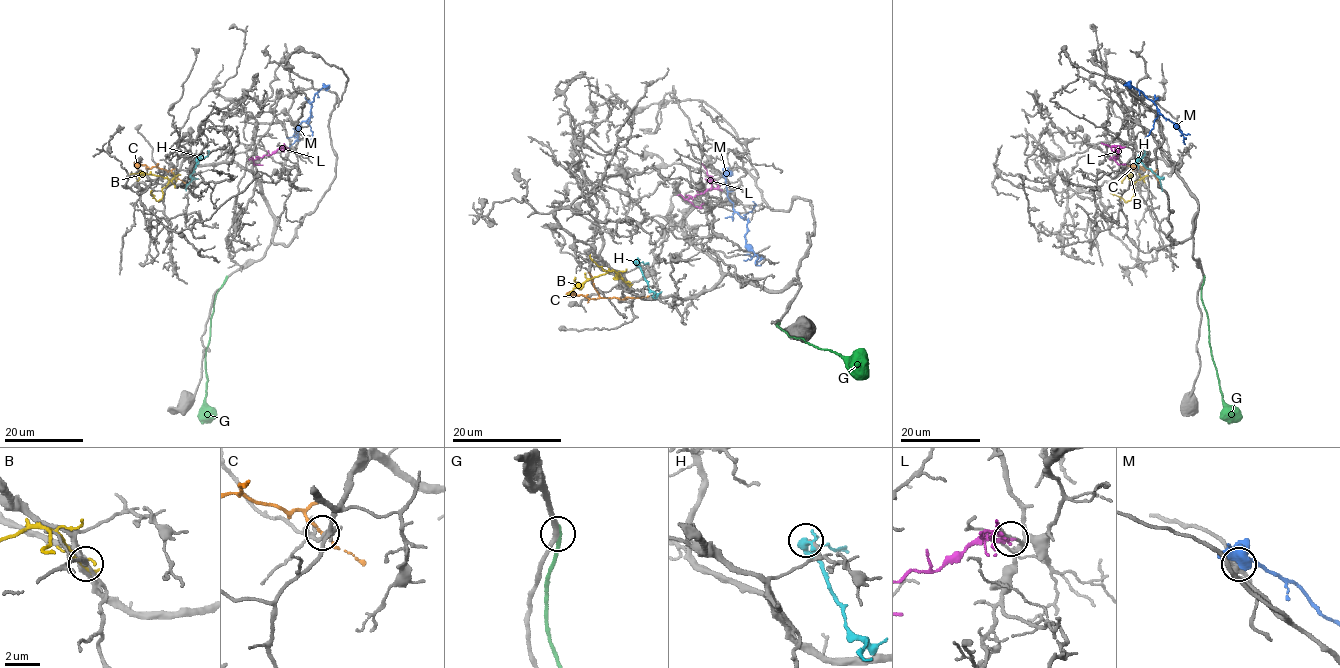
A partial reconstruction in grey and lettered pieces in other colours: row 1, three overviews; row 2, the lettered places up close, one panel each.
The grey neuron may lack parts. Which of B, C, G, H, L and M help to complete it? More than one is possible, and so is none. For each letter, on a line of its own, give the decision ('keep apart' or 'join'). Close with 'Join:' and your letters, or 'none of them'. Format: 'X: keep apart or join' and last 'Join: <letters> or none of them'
B: keep apart
C: keep apart
G: keep apart
H: keep apart
L: keep apart
M: keep apart
Join: none of them

